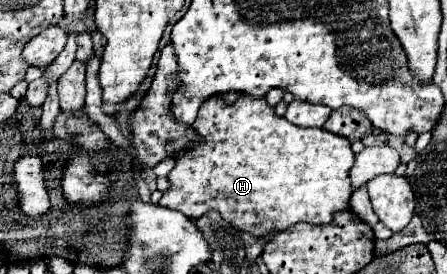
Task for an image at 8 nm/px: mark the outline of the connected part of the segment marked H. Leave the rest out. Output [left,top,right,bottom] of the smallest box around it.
[160,94,354,240]

